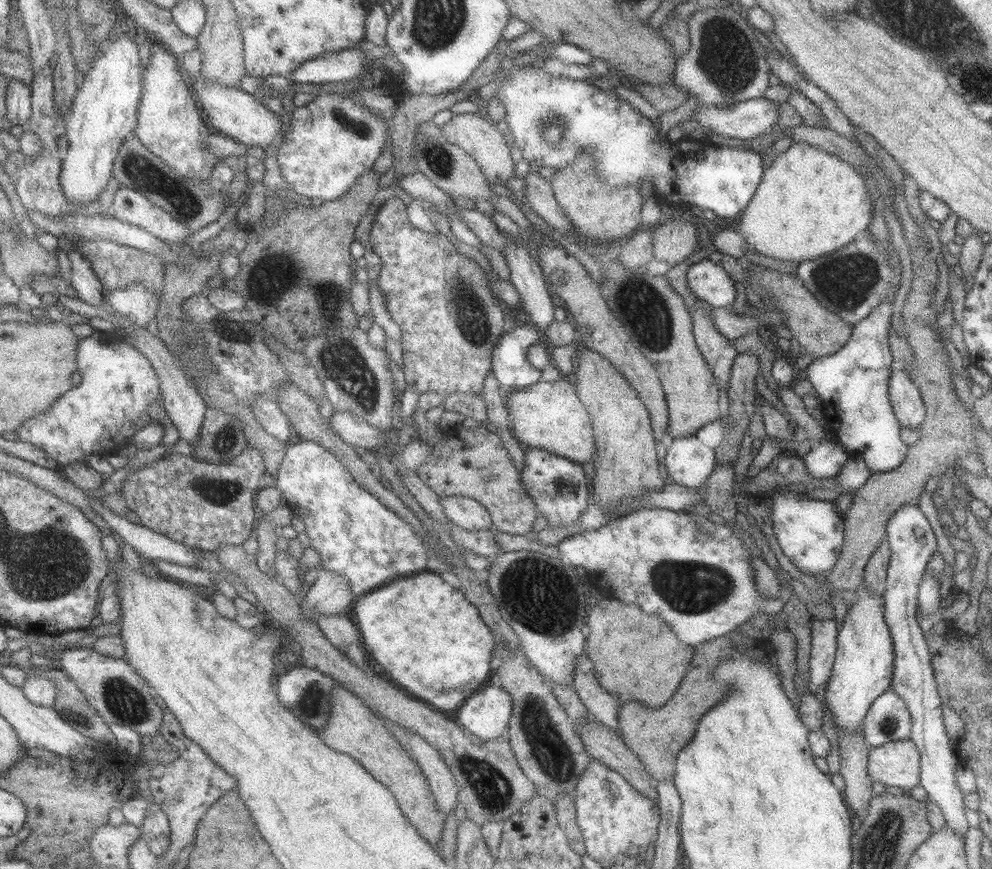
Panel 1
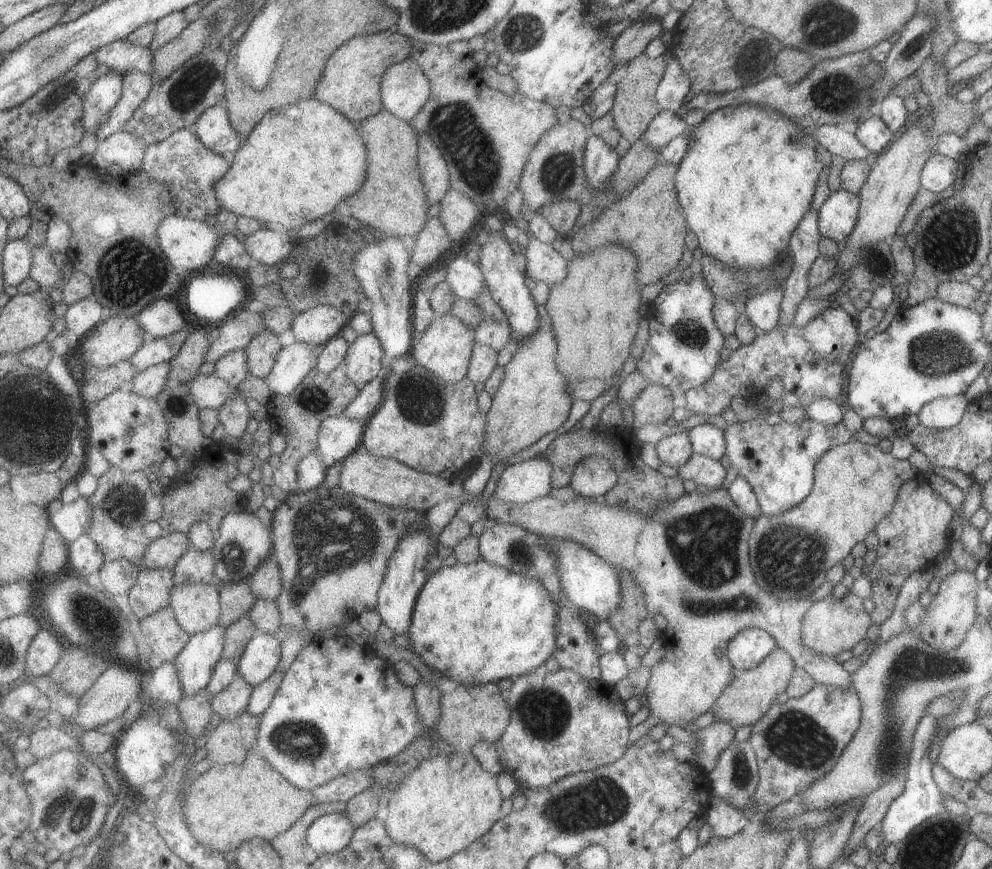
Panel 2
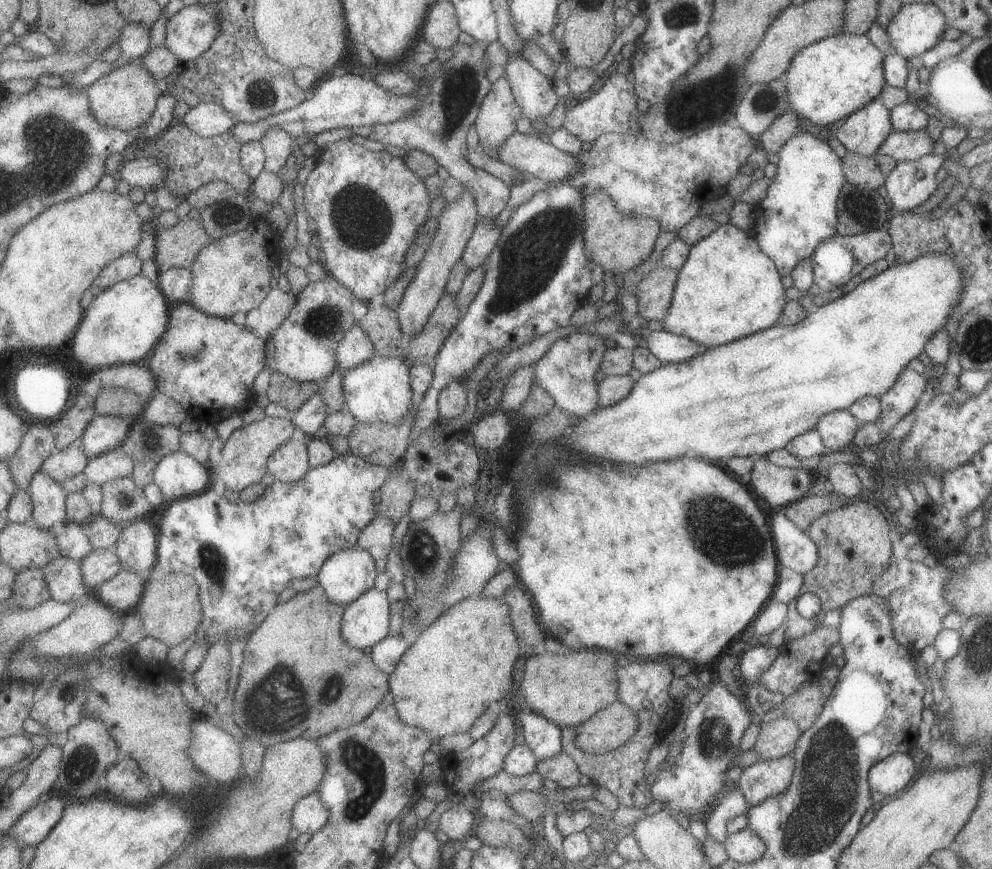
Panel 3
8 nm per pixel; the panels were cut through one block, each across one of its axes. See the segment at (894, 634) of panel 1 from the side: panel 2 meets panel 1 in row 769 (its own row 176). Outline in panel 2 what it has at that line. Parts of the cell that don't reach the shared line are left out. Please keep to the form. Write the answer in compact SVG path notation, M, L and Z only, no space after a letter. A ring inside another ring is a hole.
M934 152L920 173L920 187L937 195L955 183L959 164L951 158Z

